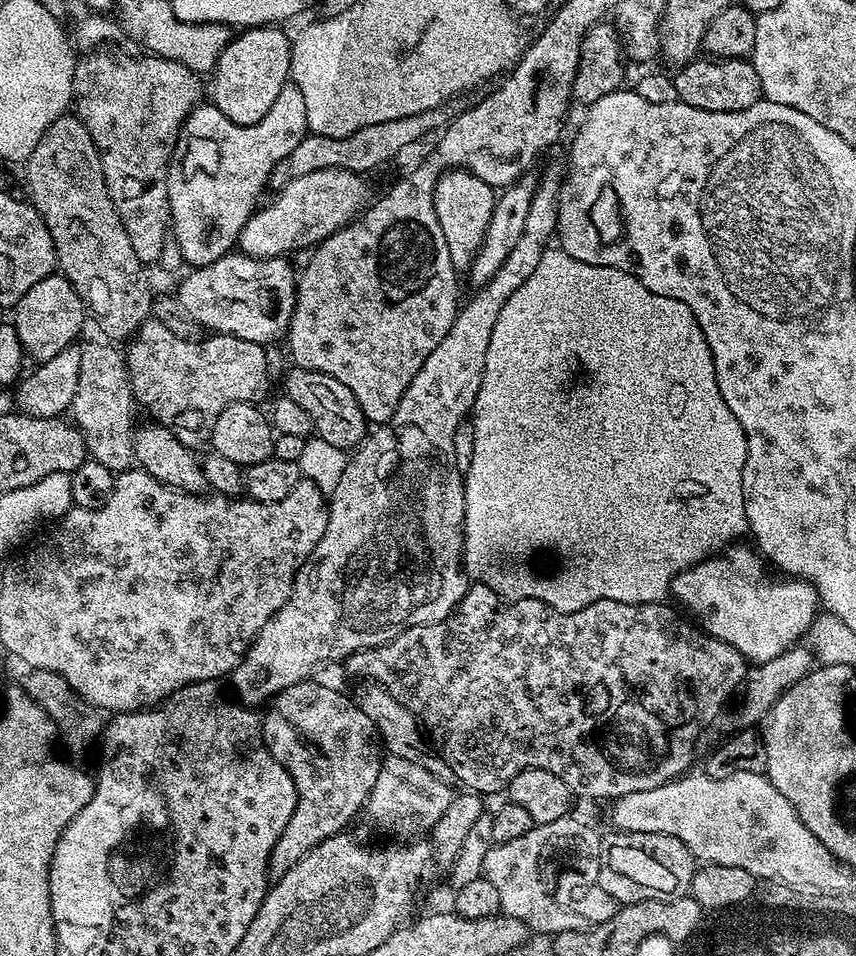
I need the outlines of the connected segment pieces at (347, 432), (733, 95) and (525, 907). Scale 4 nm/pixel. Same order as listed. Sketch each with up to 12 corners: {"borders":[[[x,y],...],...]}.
{"borders":[[[295,366],[283,395],[310,414],[313,433],[342,450],[370,421],[350,386]],[[697,58],[675,69],[679,103],[750,110],[764,95],[752,61]],[[569,814],[493,844],[500,912],[536,934],[593,928],[601,833]]]}

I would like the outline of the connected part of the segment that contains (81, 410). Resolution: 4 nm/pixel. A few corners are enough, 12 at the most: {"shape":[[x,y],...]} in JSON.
{"shape":[[111,343],[80,348],[71,419],[88,456],[134,464],[132,382]]}

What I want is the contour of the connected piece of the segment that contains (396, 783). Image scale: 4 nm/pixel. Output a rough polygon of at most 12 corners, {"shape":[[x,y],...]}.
{"shape":[[389,755],[368,795],[373,826],[416,838],[454,795],[417,761]]}

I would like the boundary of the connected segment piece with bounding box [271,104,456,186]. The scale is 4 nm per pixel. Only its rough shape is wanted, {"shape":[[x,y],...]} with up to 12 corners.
{"shape":[[455,107],[364,126],[342,138],[309,133],[271,183],[324,169],[368,174],[426,134]]}

